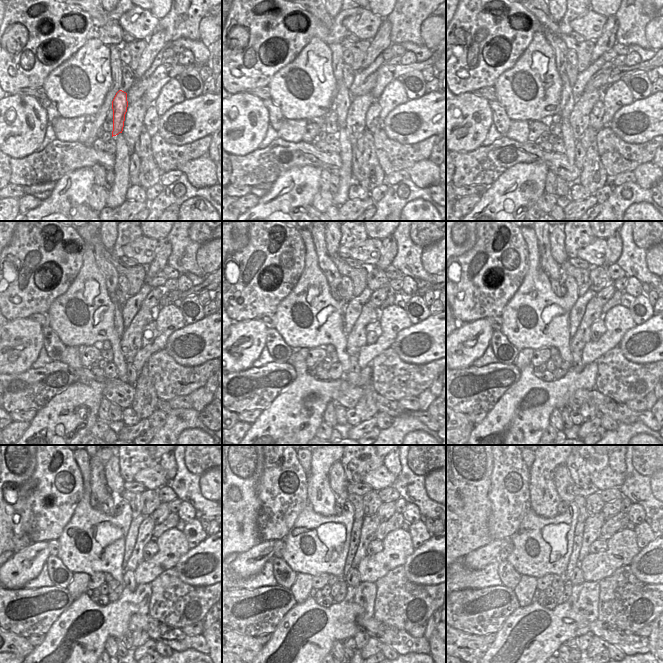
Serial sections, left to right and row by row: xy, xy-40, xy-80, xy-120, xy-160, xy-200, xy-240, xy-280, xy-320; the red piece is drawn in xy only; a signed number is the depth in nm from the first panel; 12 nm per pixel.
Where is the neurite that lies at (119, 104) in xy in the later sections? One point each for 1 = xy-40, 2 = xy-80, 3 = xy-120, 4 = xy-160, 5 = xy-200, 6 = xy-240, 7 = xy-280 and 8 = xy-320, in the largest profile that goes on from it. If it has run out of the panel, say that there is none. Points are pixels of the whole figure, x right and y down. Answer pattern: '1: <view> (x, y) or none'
1: xy-40 (342, 100)
2: xy-80 (567, 101)
3: xy-120 (118, 319)
4: xy-160 (334, 292)
5: xy-200 (555, 285)
6: xy-240 (101, 498)
7: xy-280 (322, 499)
8: xy-320 (544, 497)

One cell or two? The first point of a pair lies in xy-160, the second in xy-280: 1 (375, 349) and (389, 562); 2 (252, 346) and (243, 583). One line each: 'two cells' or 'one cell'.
1: one cell
2: two cells

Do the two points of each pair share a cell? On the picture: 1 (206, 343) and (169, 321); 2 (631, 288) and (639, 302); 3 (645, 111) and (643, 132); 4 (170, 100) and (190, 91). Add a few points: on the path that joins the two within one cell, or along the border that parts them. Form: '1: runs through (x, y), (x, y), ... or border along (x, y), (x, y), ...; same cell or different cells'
1: border along (186, 325), (176, 329), (168, 337), (165, 345); different cells
2: border along (643, 292), (632, 298); different cells
3: runs through (645, 116), (645, 127); same cell
4: border along (175, 78), (185, 98); different cells

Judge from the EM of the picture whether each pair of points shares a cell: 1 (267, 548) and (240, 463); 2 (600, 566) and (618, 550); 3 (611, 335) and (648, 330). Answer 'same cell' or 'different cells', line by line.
1: different cells
2: same cell
3: different cells

